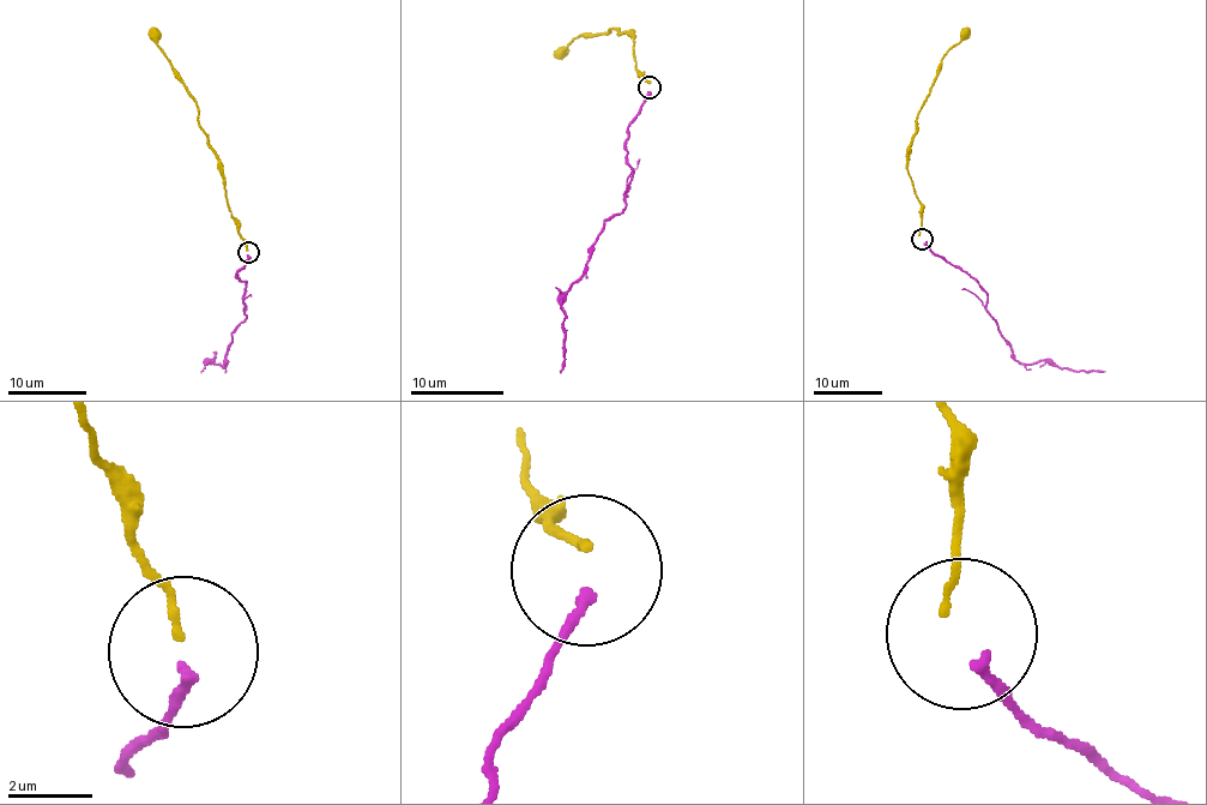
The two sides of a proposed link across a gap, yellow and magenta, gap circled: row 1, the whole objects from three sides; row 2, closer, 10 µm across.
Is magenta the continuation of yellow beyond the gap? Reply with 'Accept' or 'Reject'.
Reject

